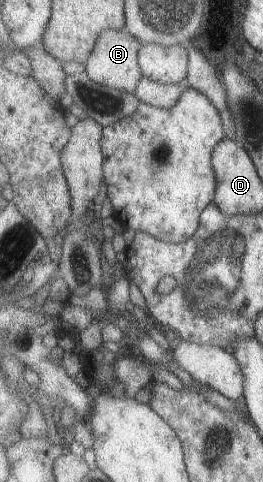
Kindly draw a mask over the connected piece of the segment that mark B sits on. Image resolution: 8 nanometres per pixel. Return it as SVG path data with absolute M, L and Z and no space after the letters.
M128 29L105 31L99 40L96 52L91 56L89 63L85 64L87 72L99 84L135 92L141 80L146 77L140 62L140 53L144 46L144 42L133 36L133 32Z

